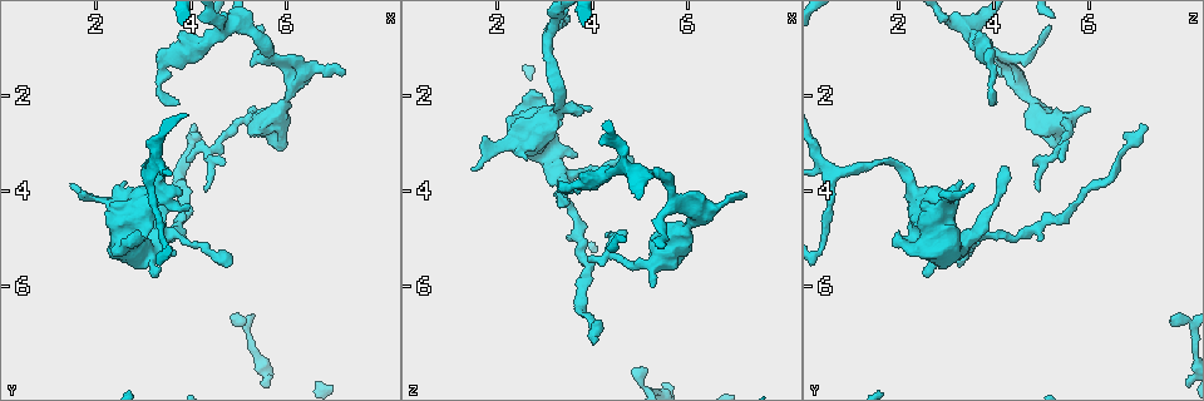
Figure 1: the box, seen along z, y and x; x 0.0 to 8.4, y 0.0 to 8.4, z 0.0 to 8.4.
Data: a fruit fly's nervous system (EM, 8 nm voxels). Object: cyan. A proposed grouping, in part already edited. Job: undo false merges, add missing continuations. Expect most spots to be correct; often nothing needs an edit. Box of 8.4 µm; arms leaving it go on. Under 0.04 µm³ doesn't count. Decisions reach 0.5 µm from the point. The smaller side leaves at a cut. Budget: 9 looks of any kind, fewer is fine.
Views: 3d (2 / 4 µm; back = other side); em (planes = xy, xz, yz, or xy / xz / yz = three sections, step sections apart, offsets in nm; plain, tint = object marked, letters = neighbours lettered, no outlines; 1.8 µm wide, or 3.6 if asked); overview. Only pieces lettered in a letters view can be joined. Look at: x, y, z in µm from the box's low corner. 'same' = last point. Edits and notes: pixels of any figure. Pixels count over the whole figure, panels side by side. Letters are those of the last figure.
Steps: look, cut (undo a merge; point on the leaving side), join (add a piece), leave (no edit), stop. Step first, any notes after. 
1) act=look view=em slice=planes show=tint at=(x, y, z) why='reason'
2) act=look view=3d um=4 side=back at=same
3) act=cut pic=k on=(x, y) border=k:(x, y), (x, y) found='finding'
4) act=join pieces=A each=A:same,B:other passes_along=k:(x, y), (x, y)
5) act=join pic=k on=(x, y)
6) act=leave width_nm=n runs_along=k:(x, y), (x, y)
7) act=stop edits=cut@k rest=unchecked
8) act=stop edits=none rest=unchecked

act=look view=em slice=planes show=letters at=(5.25, 2.30, 6.00)

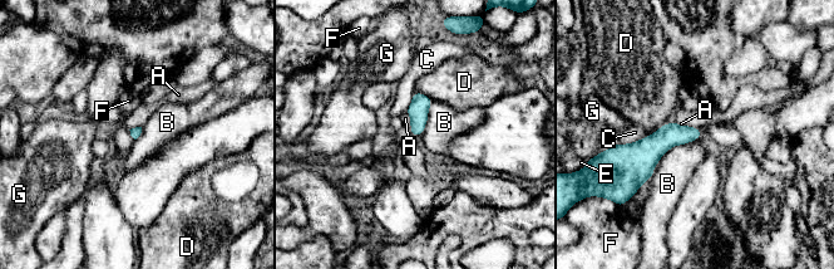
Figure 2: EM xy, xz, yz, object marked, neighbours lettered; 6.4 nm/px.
act=leave each=A:other,B:other,C:other,D:other,E:other,F:other,G:other border=2:(433, 102), (419, 136) found='none of them fits'

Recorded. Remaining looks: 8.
act=look view=3d um=2 at=(6.20, 1.65, 4.55) why='abrupt turn'

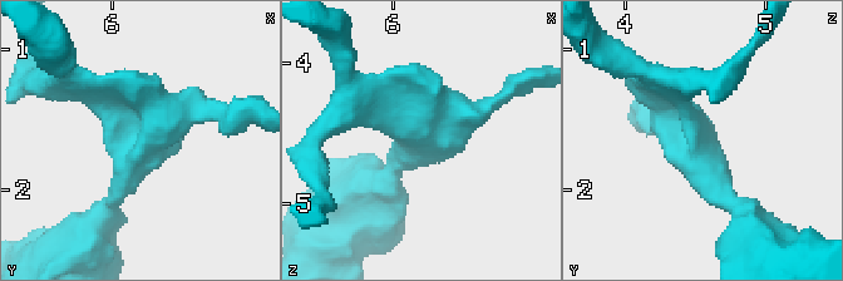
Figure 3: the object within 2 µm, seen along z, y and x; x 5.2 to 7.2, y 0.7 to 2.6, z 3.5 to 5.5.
act=look view=em slice=planes show=letters at=(6.24, 1.60, 4.48) why='now the EM'

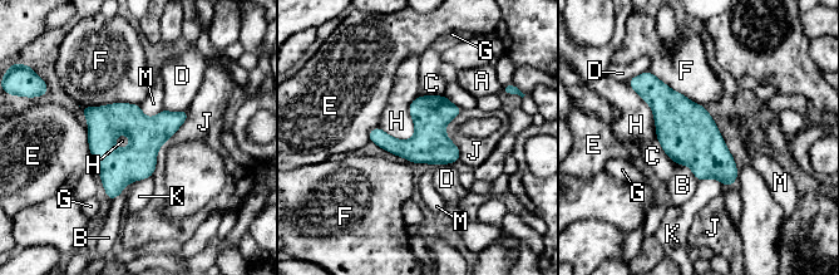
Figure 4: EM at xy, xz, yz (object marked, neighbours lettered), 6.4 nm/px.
act=leave longest_contact=J:500nm each=A:other,B:other,C:other,D:other,E:other,F:other,G:other,H:other,J:other,K:other,M:other found='one neuron here'

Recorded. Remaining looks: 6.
act=look view=em slice=yz step=8 show=letters at=(3.70, 2.25, 4.00) why='thin end'

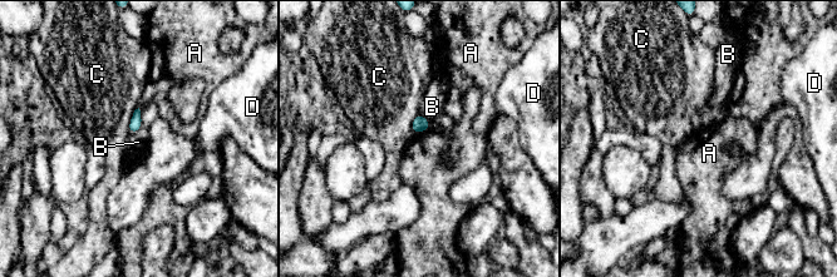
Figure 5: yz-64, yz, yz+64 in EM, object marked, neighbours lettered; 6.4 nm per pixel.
act=look view=em slice=planes show=letters at=same why='another direction'

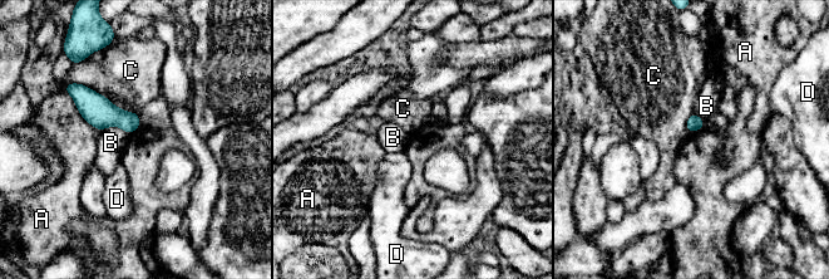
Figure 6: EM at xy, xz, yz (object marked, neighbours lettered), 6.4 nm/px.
act=leave longest_contact=C:300nm each=A:other,B:other,C:other,D:other border=6:(64, 89), (82, 116) found='none of them fits'

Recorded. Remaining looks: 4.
act=look view=3d um=2 side=back at=(3.90, 4.30, 2.25) why='branch stops here'

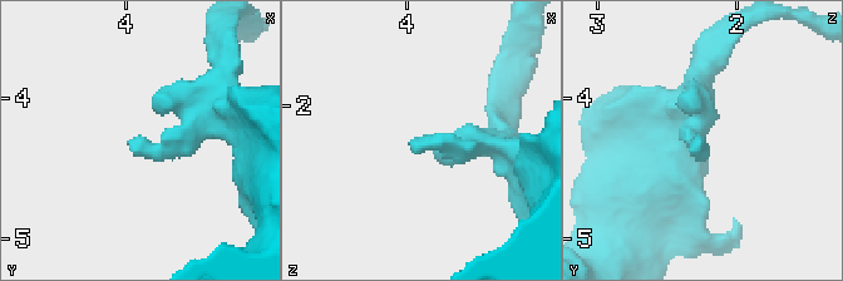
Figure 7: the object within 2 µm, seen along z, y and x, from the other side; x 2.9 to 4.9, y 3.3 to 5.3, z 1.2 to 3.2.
act=look view=em slice=planes show=letters at=(3.94, 4.30, 2.22) why='now the EM'

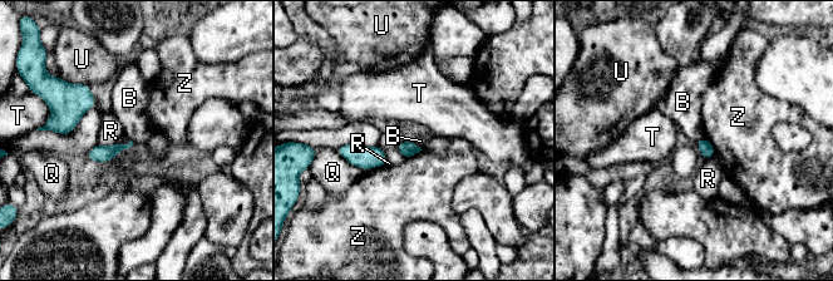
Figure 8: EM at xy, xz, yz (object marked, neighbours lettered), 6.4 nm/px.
act=leave longest_contact=Q:220nm each=B:other,Q:other,R:other,T:other,U:other,Z:other border=8:(412, 141), (422, 149) found='no lettered piece goes on from it'

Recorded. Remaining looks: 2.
act=stop edits=none rest=unchecked

